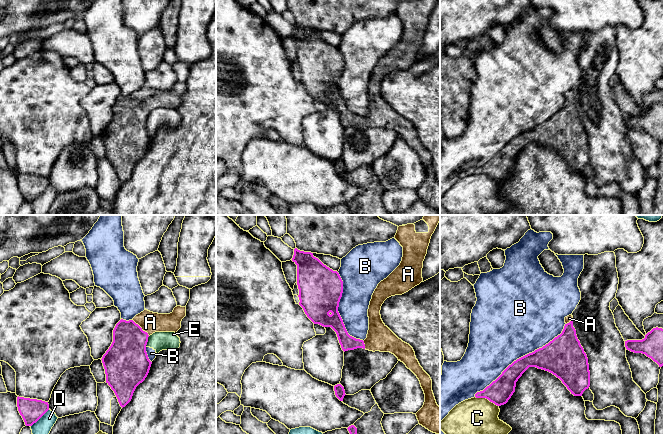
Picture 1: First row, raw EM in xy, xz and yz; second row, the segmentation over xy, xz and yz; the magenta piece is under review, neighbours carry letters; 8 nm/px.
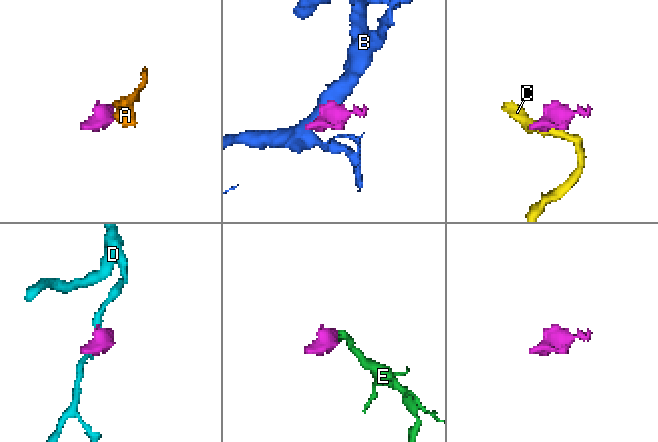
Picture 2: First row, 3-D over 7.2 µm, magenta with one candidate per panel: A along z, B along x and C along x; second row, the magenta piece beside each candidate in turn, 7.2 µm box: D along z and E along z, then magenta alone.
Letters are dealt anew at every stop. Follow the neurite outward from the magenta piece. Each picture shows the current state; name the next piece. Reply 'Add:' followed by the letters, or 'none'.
Add: A

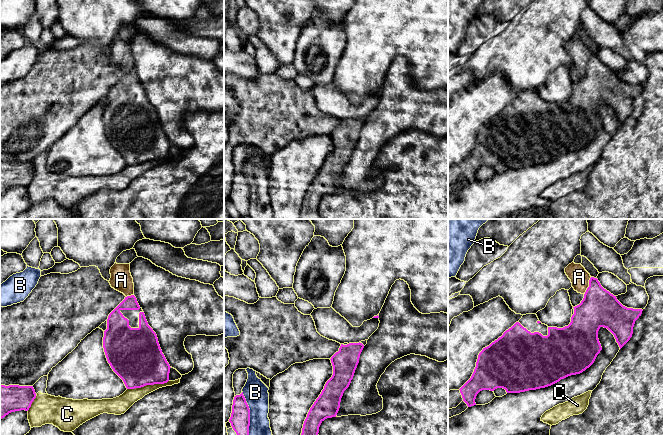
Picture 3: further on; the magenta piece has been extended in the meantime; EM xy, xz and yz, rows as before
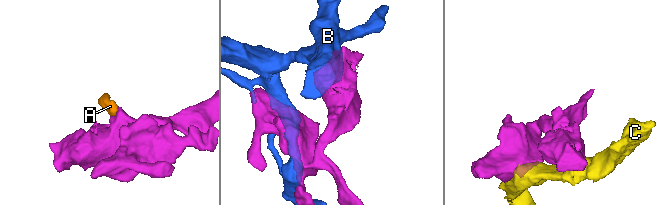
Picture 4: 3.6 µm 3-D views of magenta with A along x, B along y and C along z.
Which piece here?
Add: none

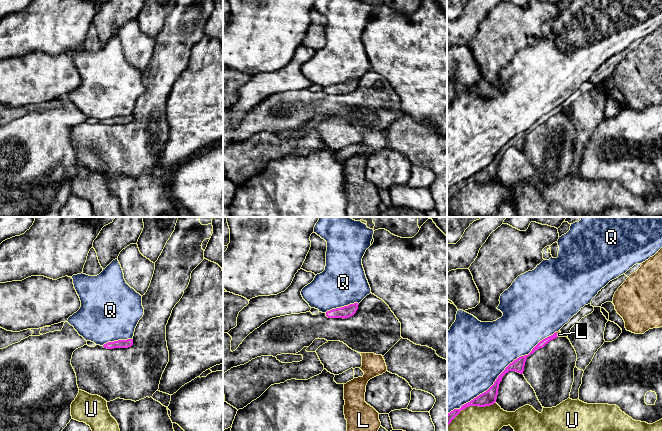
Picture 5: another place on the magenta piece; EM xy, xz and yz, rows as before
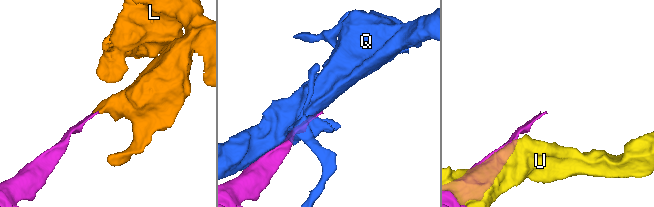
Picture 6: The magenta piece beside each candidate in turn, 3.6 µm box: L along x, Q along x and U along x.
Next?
Add: L

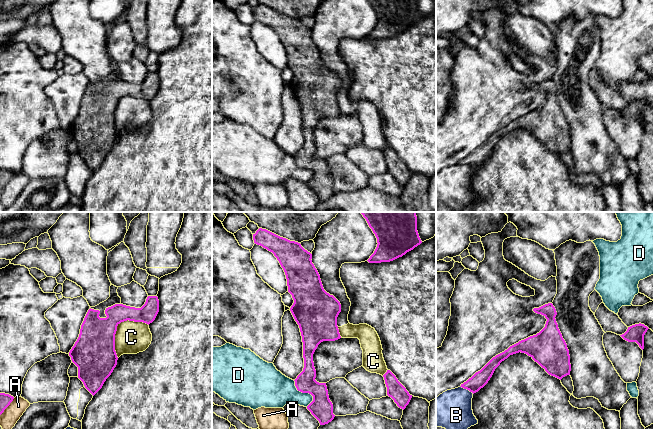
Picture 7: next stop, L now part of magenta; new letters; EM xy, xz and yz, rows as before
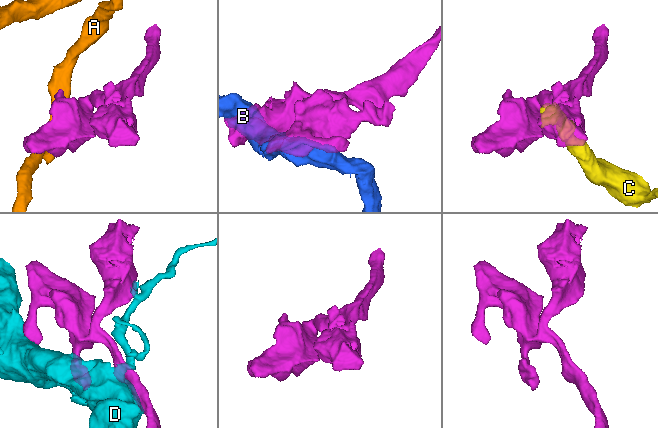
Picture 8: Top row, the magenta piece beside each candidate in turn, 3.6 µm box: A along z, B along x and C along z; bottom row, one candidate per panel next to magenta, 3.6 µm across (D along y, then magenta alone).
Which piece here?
Add: none

